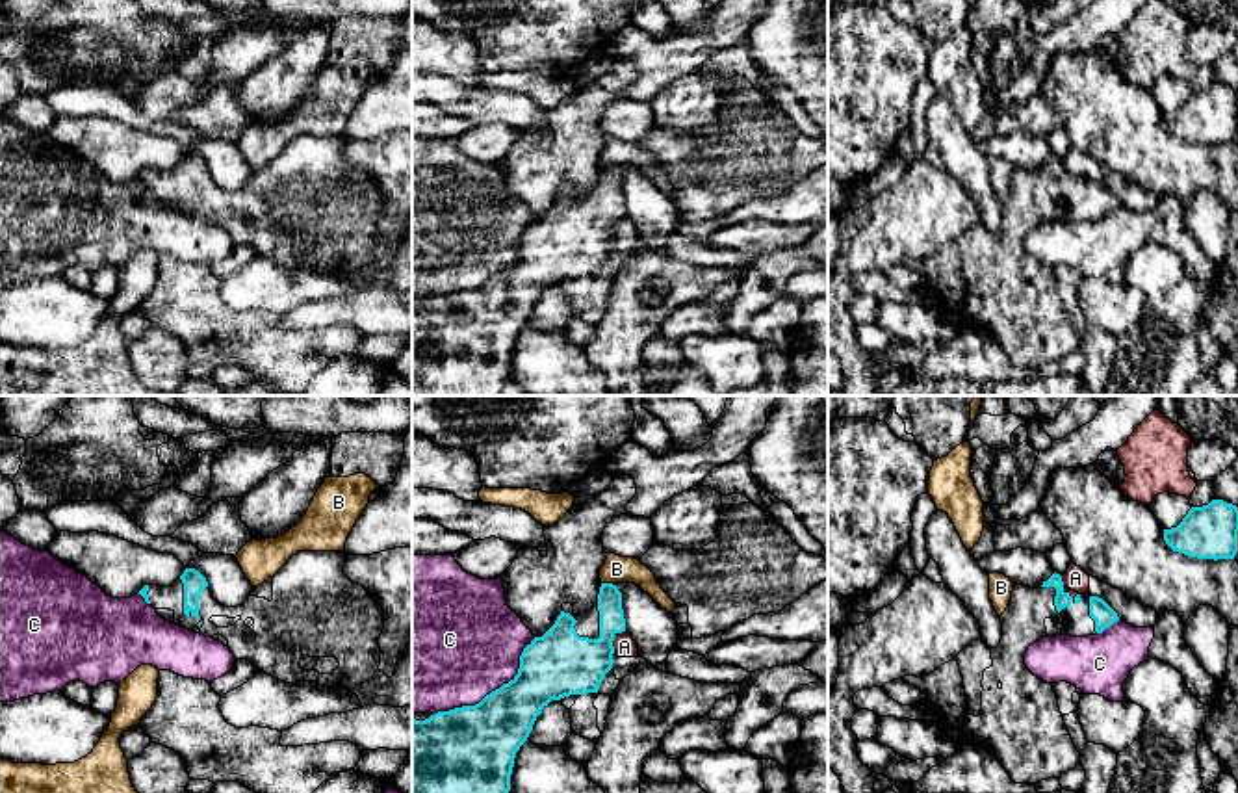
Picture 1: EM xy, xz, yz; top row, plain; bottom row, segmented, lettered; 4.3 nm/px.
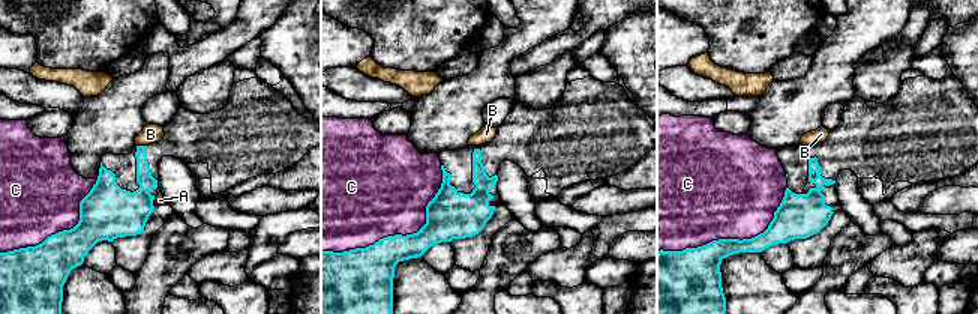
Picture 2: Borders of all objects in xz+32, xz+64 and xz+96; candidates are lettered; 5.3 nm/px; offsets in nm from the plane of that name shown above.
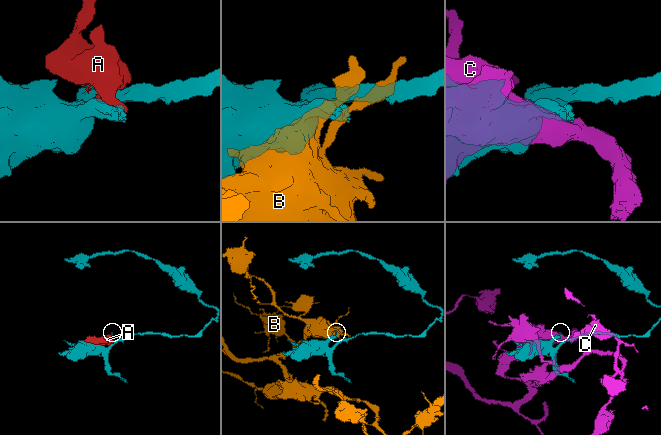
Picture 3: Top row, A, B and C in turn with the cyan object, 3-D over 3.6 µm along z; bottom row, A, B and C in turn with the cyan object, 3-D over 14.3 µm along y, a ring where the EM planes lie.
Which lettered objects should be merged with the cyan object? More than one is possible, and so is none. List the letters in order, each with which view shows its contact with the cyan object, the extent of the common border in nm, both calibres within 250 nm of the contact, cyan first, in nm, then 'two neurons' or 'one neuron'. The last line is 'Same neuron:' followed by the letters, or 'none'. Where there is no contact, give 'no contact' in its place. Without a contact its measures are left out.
A: meets cyan in xz; contact 80 nm long; 280 nm thick on the cyan side, 100 nm on the other; two neurons
B: meets cyan in xz; contact 50 nm long; 110 nm thick on the cyan side, 120 nm on the other; two neurons
C: meets cyan in xz; contact 550 nm long; 360 nm thick on the cyan side, 500 nm on the other; two neurons
Same neuron: none

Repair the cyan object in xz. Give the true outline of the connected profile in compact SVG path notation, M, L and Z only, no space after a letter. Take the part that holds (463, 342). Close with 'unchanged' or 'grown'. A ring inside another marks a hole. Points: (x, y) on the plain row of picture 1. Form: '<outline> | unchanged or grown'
M601 167L592 193L575 202L574 189L562 188L555 208L523 232L518 258L479 288L438 295L425 305L412 303L412 396L501 396L516 336L542 293L551 284L598 277L613 253L613 225L625 215L625 169Z | grown

